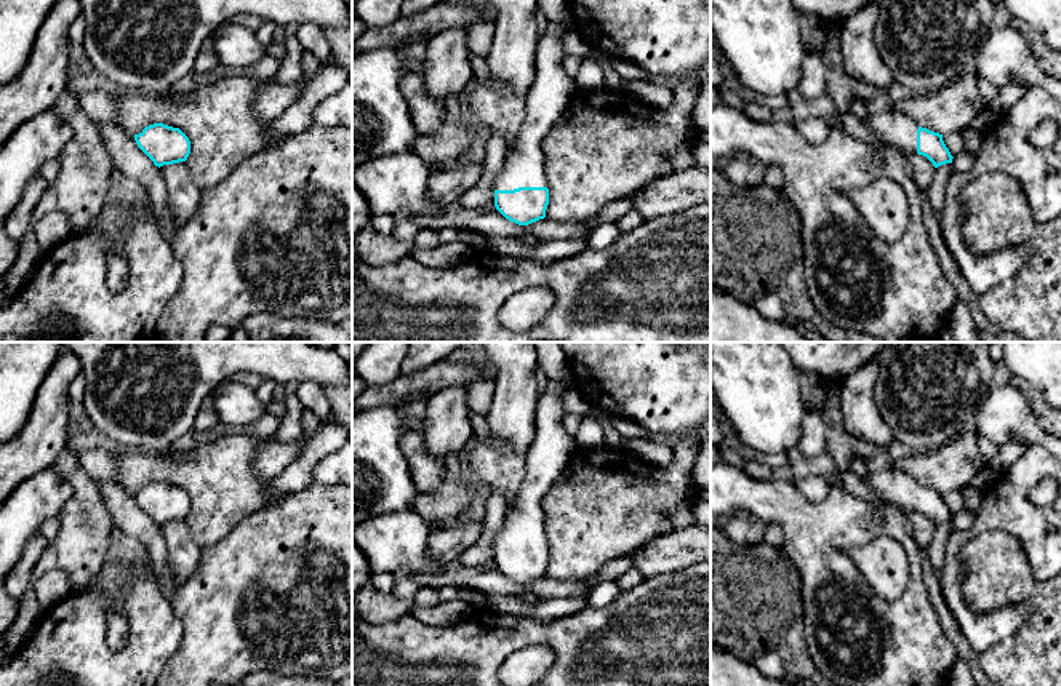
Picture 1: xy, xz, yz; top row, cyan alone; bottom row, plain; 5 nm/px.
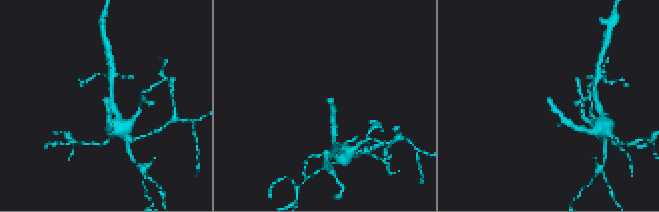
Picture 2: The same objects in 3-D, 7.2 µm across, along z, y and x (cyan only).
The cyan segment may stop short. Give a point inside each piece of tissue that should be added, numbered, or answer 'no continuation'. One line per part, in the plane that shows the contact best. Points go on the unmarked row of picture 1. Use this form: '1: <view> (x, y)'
1: xz (552, 448)

